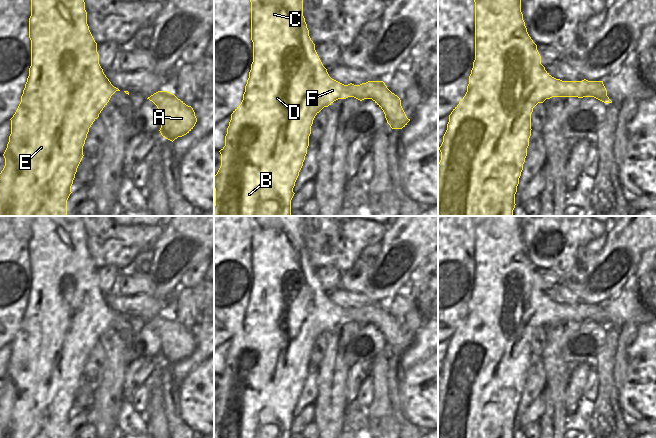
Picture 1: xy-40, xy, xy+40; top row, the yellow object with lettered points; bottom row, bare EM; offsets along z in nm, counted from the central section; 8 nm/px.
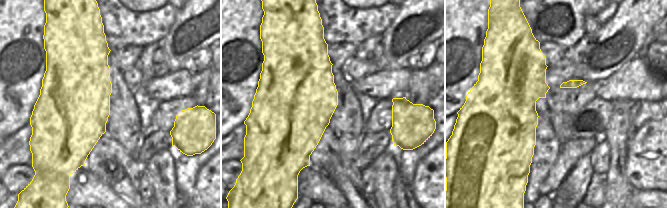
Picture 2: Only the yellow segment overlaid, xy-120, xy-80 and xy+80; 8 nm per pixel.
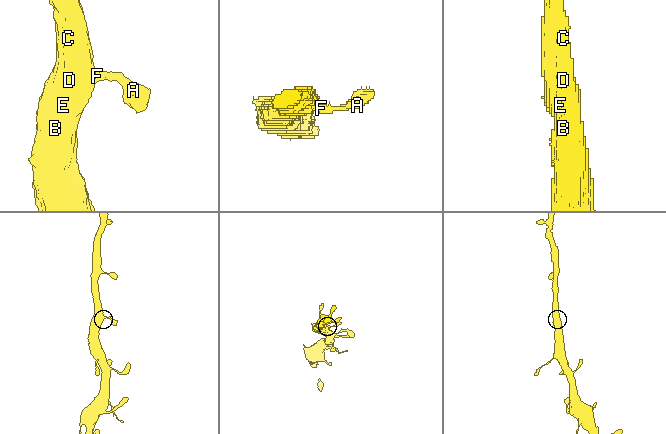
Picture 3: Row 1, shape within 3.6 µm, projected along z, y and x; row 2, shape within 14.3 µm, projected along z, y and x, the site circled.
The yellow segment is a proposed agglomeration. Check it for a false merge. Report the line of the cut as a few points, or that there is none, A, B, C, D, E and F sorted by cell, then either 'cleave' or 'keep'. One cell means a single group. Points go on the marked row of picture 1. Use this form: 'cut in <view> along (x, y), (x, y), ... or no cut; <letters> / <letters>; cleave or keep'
no cut; A B C D E F; keep

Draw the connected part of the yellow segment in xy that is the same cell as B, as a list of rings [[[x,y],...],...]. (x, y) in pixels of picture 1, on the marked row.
[[[250,0],[250,2],[253,62],[251,64],[249,78],[245,86],[243,100],[231,114],[231,120],[225,136],[225,146],[219,151],[221,154],[221,166],[217,174],[214,176],[214,216],[291,216],[291,200],[295,194],[293,192],[293,188],[307,154],[311,126],[315,116],[324,107],[328,107],[338,99],[346,99],[348,97],[354,97],[360,101],[364,99],[372,99],[383,110],[387,123],[392,129],[402,129],[407,125],[410,119],[407,118],[401,106],[400,98],[392,93],[383,81],[368,81],[360,85],[354,85],[352,83],[344,85],[329,76],[327,69],[323,66],[315,50],[315,44],[309,36],[309,30],[303,16],[303,0]]]

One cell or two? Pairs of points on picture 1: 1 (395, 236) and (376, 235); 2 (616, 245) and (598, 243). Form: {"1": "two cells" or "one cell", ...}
{"1": "two cells", "2": "two cells"}

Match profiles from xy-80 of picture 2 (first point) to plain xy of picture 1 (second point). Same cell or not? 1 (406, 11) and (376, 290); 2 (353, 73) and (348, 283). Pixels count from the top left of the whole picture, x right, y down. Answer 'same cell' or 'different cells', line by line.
1: same cell
2: same cell

